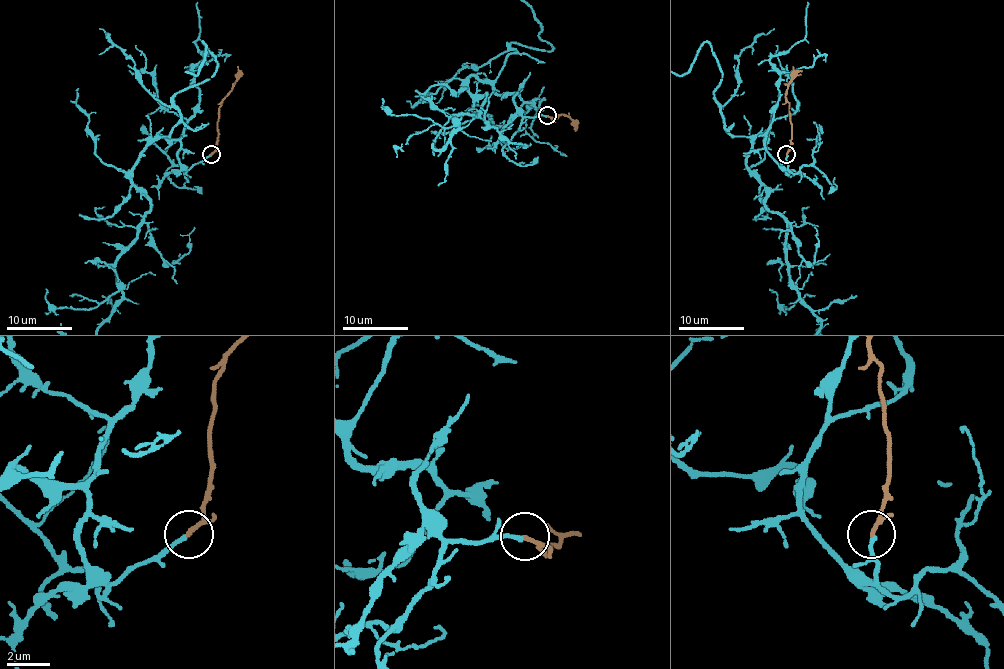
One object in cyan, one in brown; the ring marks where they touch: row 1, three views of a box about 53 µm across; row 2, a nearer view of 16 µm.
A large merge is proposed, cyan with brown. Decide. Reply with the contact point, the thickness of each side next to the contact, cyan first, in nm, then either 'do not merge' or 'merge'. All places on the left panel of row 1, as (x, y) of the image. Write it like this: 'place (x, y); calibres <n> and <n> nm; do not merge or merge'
place (211, 154); calibres 190 and 140 nm; do not merge

